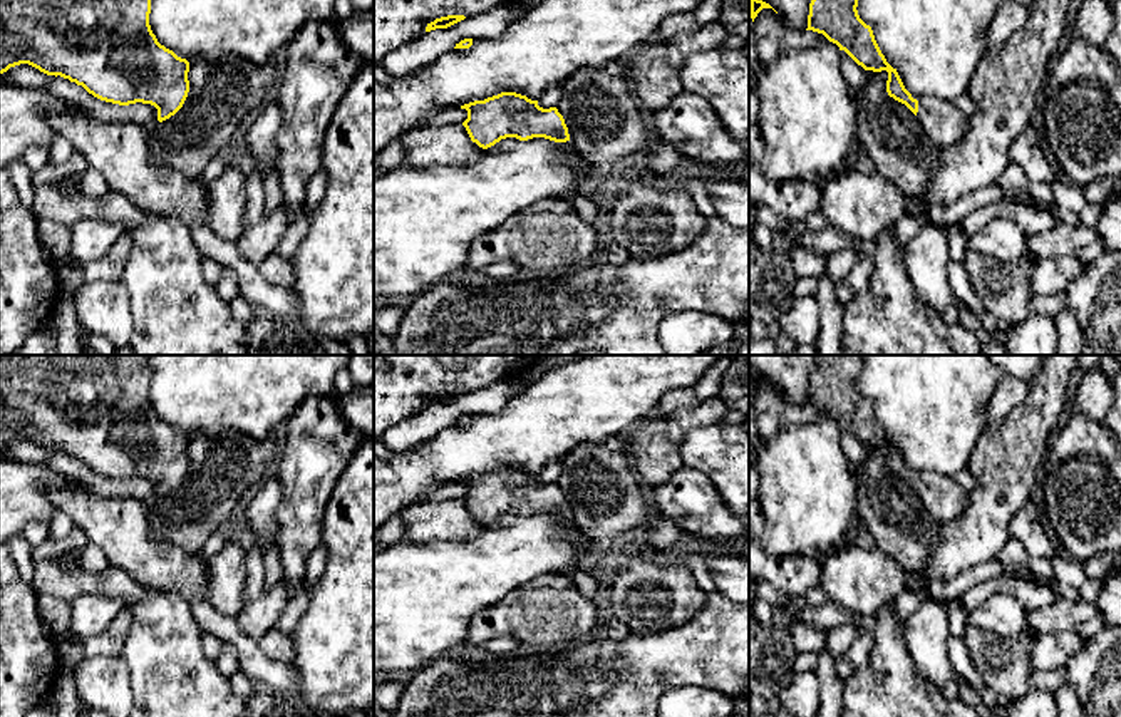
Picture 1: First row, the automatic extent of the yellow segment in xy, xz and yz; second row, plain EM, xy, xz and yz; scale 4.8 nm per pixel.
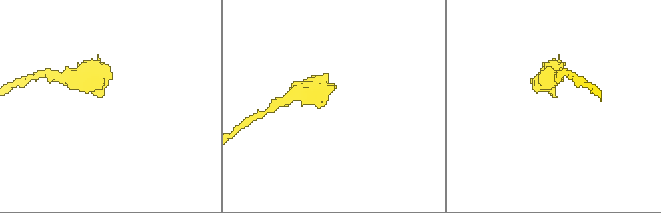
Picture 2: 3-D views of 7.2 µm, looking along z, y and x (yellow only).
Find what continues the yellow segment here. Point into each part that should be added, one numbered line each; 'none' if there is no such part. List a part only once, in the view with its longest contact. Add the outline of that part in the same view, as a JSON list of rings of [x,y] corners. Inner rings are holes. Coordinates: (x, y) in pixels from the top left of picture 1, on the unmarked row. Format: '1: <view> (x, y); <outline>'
1: yz (945, 500); [[[912,469],[912,472],[918,476],[917,494],[940,523],[957,519],[965,513],[969,493],[953,477],[935,471]]]

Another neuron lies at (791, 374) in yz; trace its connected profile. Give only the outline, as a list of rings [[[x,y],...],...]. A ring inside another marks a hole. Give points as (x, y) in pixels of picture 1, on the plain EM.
[[[749,355],[749,369],[752,374],[769,379],[786,404],[804,407],[813,360],[814,355]]]

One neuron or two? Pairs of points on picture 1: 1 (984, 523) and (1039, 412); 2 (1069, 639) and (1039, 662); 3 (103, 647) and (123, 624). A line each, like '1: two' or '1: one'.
1: one
2: one
3: one

